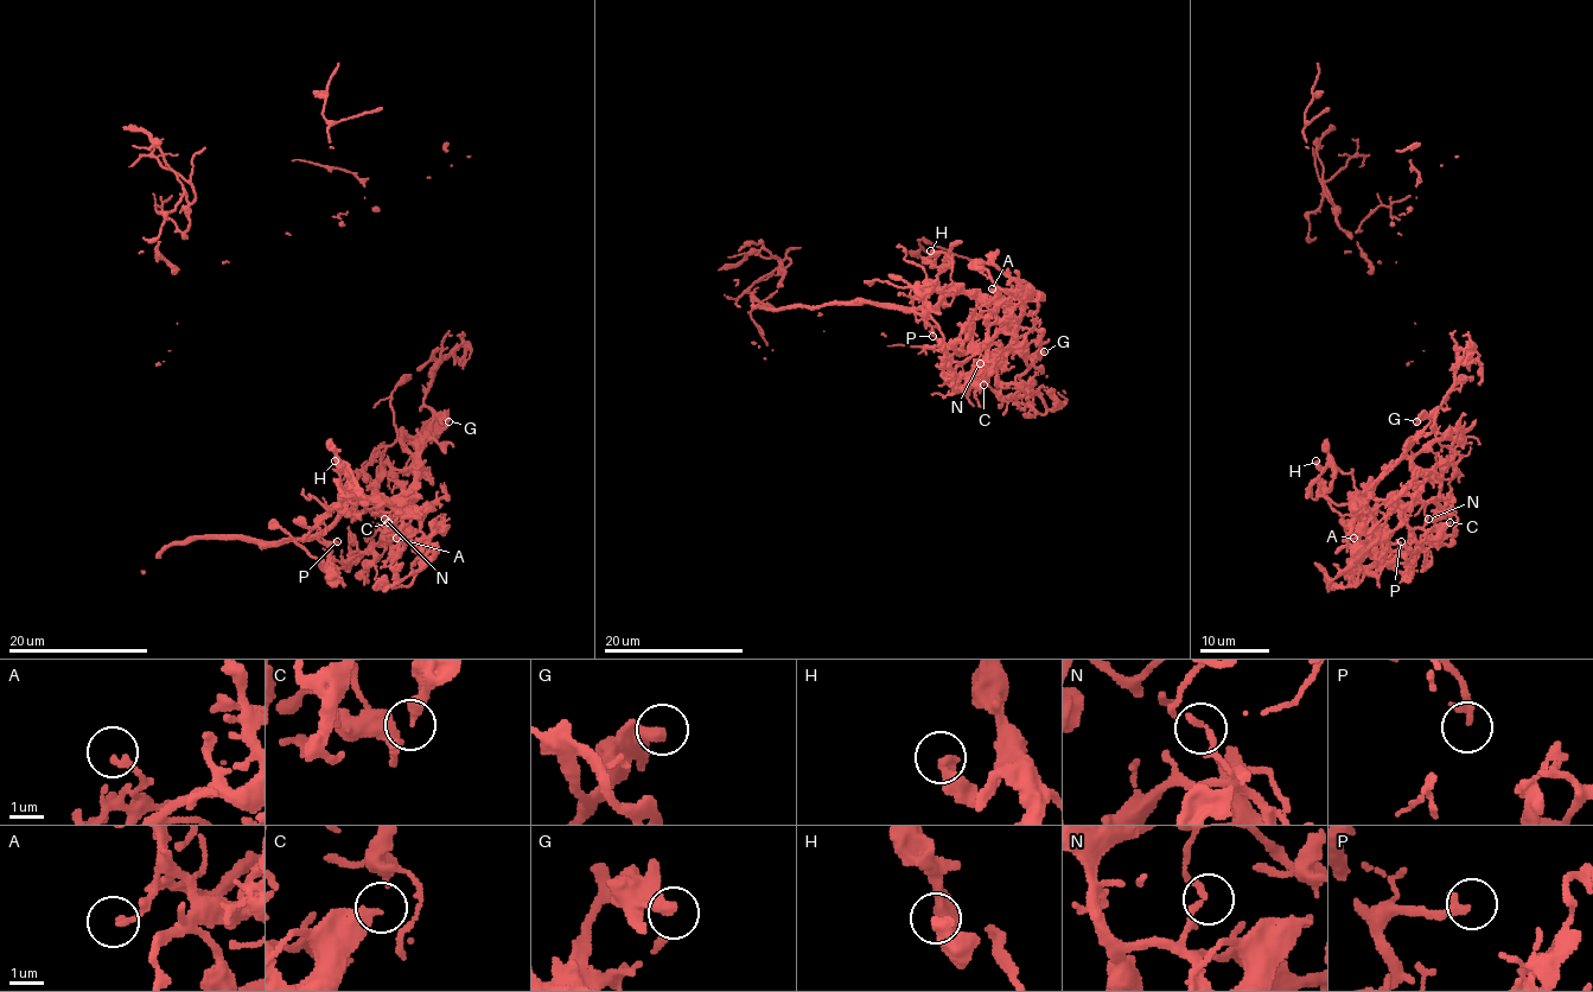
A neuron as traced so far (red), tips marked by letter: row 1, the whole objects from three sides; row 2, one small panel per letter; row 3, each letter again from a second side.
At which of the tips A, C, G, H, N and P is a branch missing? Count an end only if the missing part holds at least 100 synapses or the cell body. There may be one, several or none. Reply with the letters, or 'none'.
P

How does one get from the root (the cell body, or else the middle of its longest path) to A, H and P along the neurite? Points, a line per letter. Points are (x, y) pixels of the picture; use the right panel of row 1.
A: (1395, 464), (1371, 493), (1362, 533), (1353, 538)
H: (1395, 464), (1368, 497), (1359, 497), (1350, 474), (1343, 474), (1331, 463), (1323, 468), (1316, 460)
P: (1395, 464), (1368, 497), (1359, 496), (1359, 500), (1372, 519), (1376, 534), (1382, 534), (1387, 544), (1401, 541)

